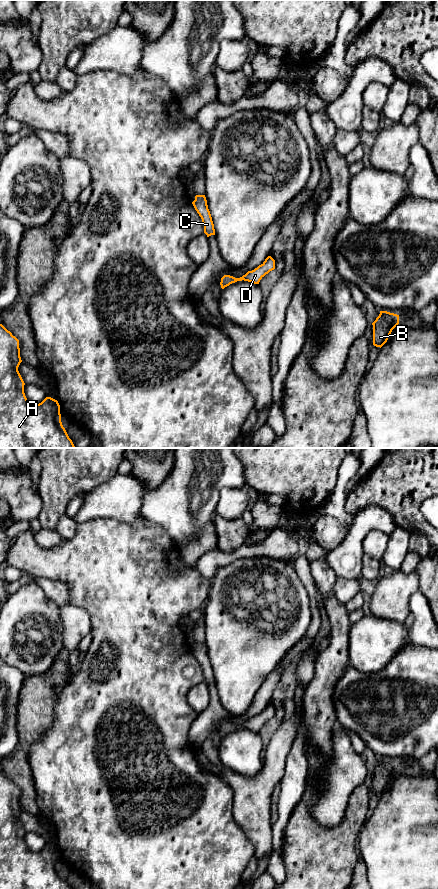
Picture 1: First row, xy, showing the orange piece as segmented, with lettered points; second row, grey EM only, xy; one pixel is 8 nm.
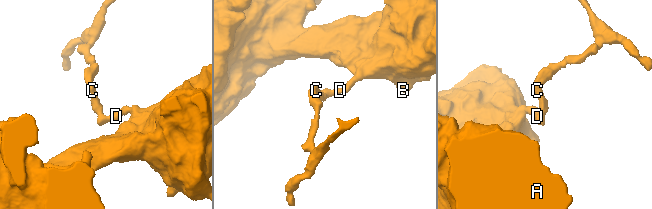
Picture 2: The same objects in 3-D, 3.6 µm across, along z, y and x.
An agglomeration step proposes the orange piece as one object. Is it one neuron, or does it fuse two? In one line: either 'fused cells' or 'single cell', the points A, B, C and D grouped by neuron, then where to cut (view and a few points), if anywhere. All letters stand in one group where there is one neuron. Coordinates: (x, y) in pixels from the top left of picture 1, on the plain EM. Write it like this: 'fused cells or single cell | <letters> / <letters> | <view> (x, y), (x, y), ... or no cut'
single cell | A B C D | no cut

